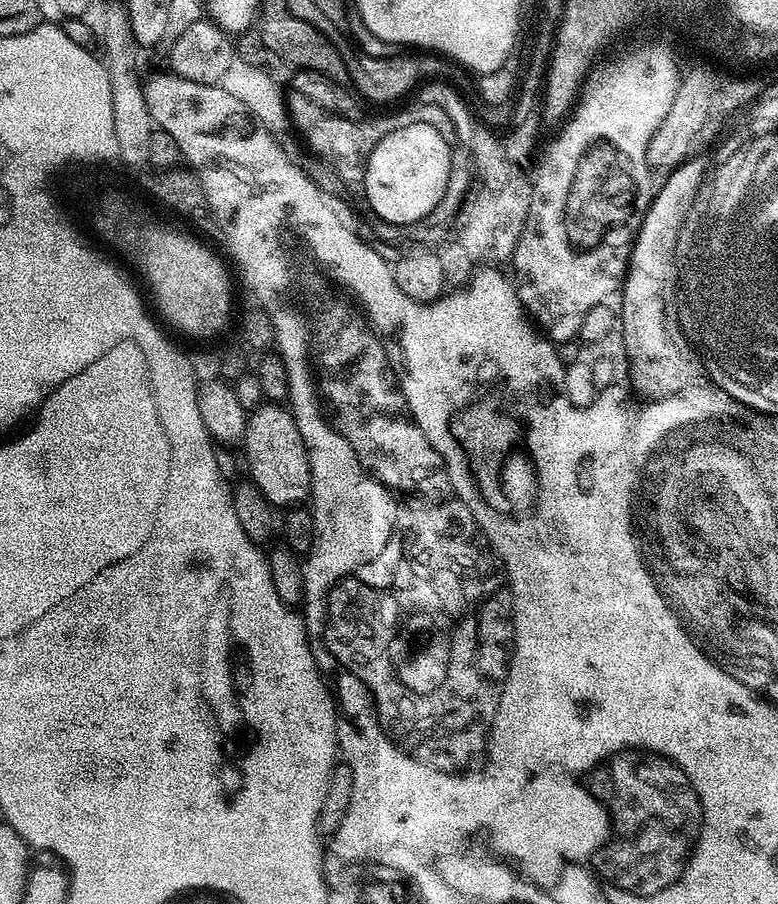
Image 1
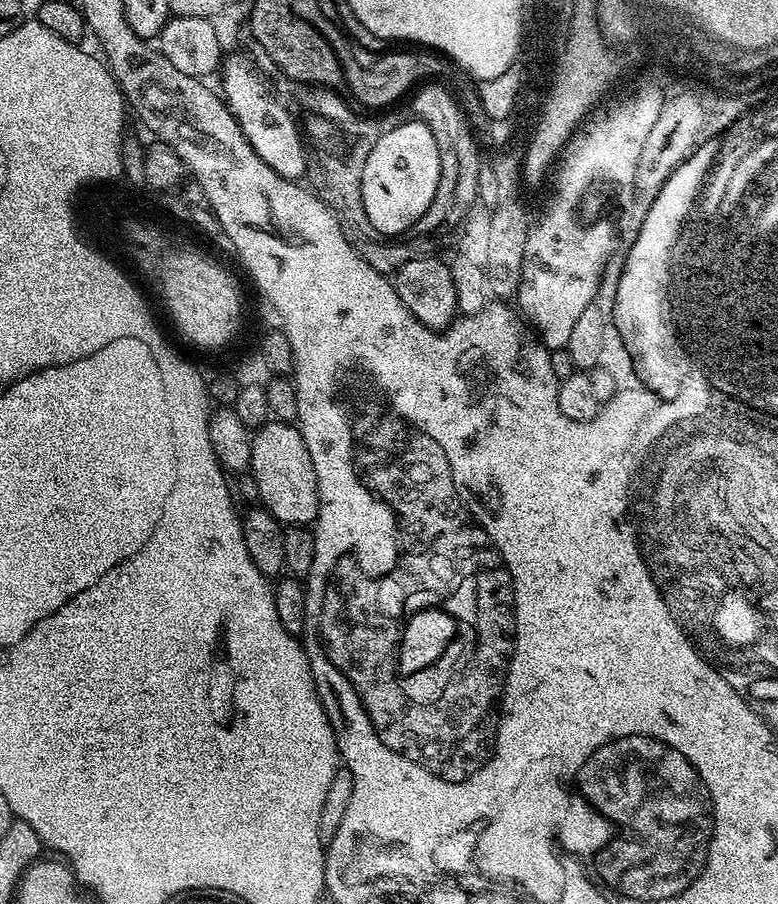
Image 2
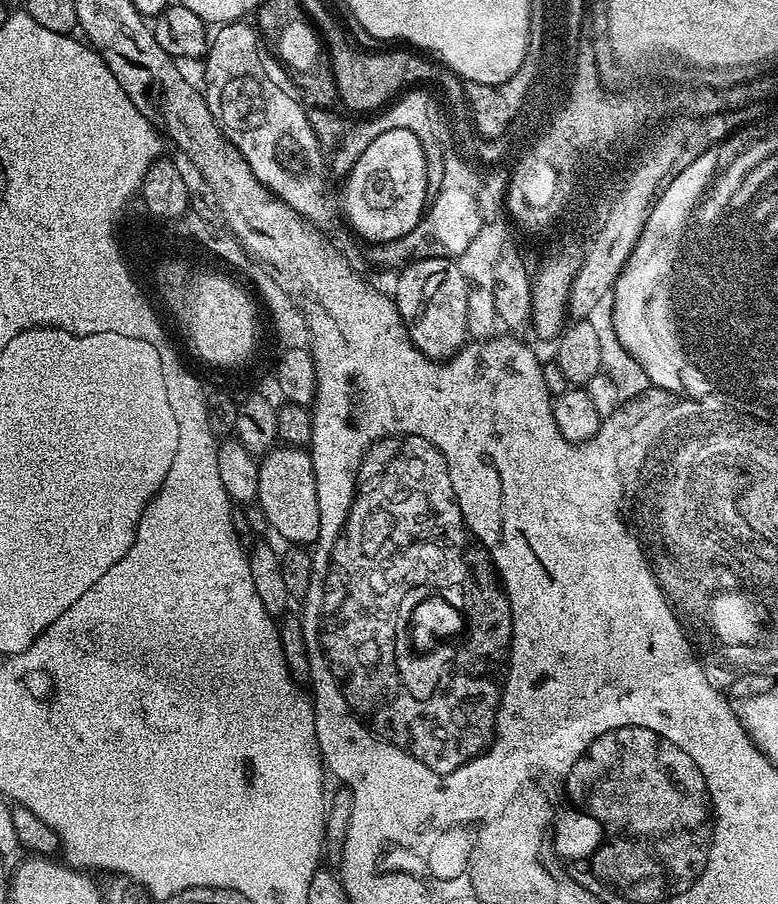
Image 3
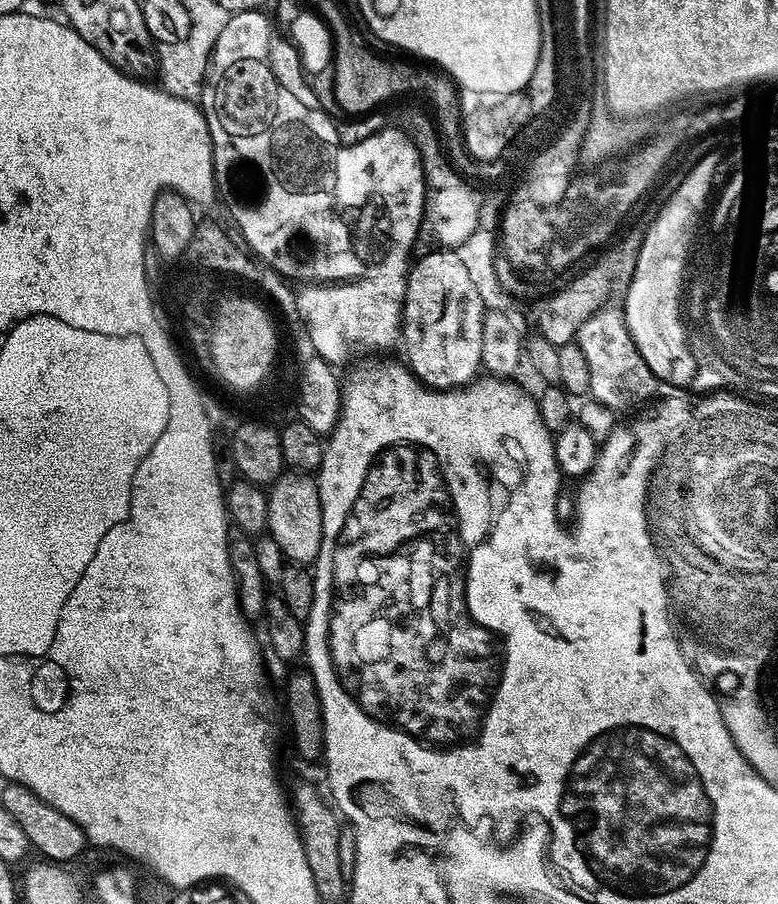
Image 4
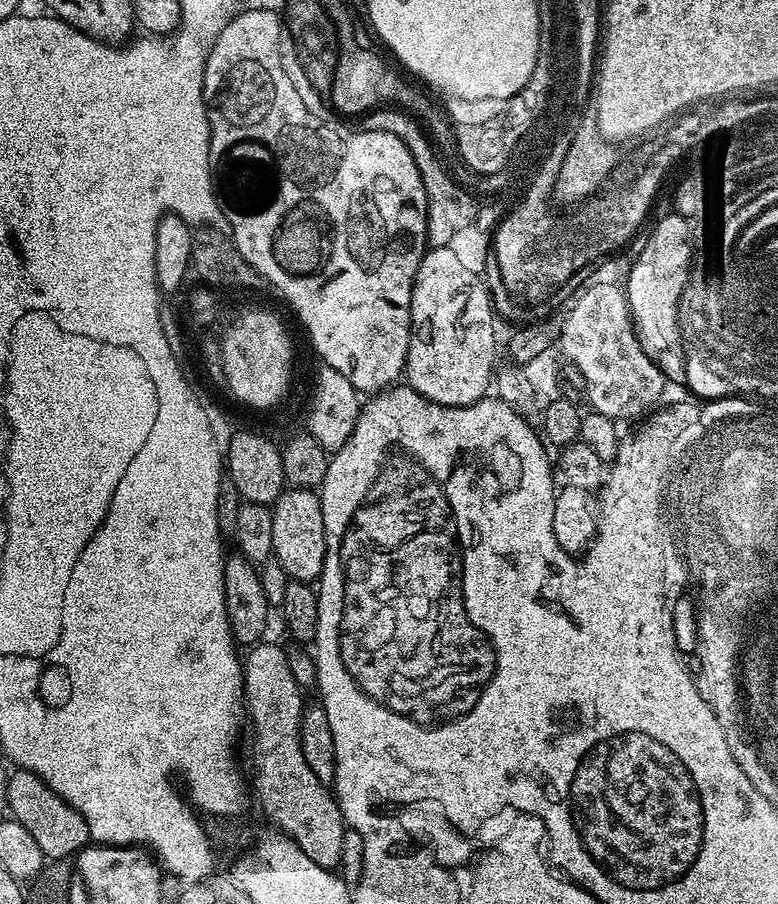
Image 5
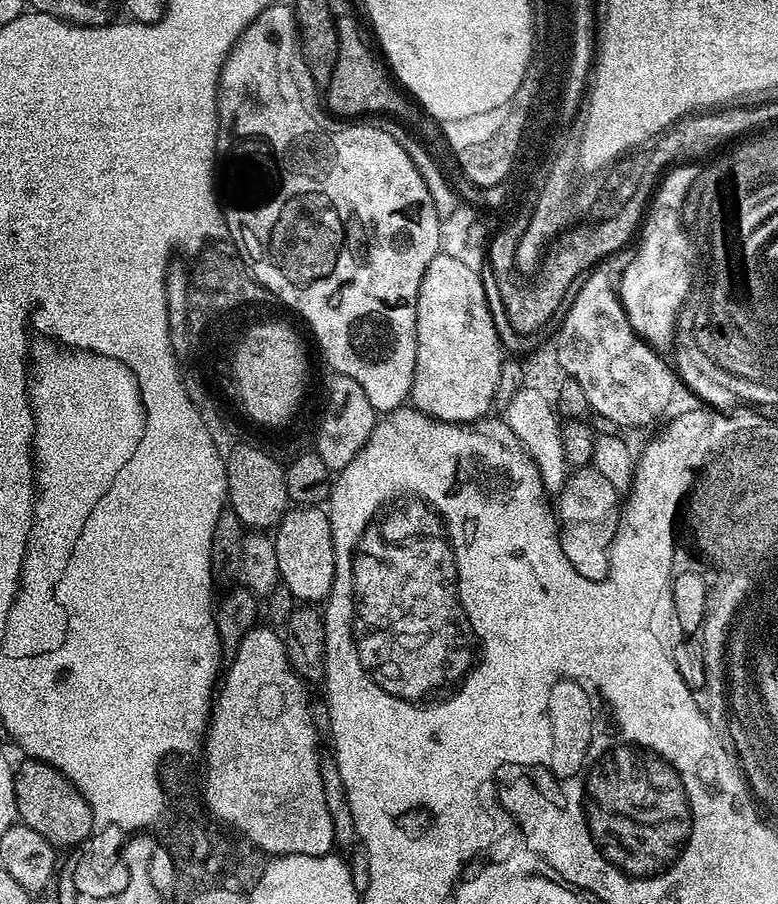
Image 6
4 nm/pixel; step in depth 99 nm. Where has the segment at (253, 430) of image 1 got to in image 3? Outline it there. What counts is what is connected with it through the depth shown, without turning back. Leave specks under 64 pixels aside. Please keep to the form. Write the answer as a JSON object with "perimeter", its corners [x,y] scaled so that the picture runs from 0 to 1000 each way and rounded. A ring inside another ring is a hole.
{"perimeter":[[[356,493],[333,510],[329,553],[344,580],[375,604],[401,604],[411,594],[409,542],[401,506],[392,497]]]}

